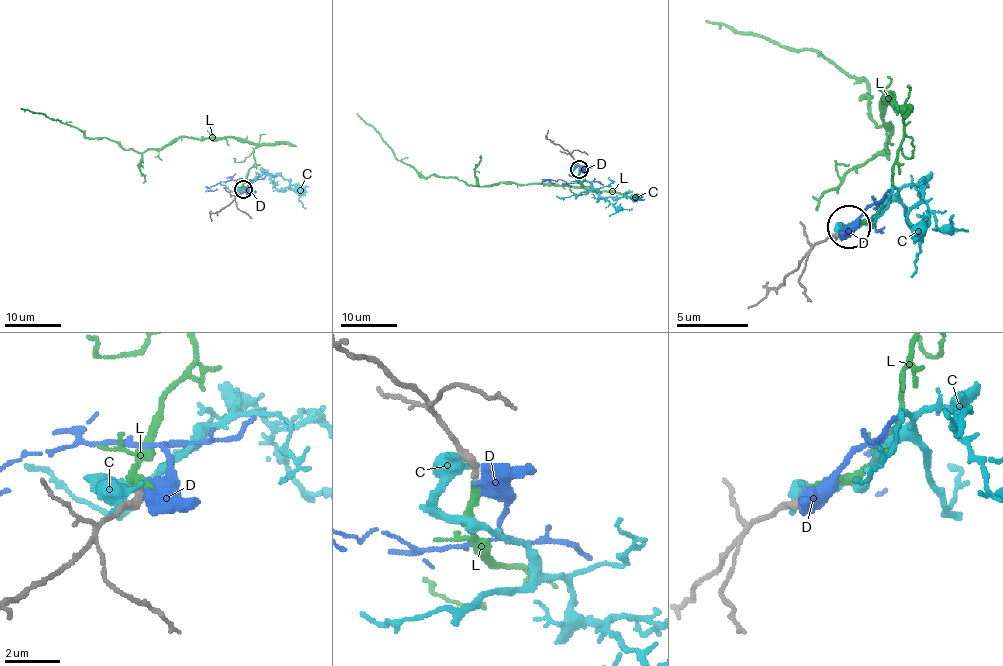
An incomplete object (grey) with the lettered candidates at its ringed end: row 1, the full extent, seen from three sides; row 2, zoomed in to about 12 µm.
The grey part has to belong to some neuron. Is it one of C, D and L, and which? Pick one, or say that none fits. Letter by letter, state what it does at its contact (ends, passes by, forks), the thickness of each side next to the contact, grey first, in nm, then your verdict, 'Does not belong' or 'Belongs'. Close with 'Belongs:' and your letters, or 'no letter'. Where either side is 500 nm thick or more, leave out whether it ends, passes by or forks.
C: It passes by. Thickness 360 nm (grey) against 440 nm. Does not belong
D: Thickness 320 nm (grey) against 500 nm. Does not belong
L: It ends there. Thickness 300 nm (grey) against 320 nm. Belongs
Belongs: L

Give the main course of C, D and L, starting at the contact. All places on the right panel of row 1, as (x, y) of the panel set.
C: (835, 234), (860, 227), (903, 188), (917, 184), (921, 198), (906, 220), (917, 231), (921, 245), (910, 277)
D: (845, 231), (867, 209), (881, 202), (885, 202), (874, 209), (878, 209), (874, 224), (878, 231), (885, 227)
L: (849, 227), (892, 188), (903, 120), (888, 95), (892, 134), (870, 116), (863, 80), (817, 52), (706, 20)

